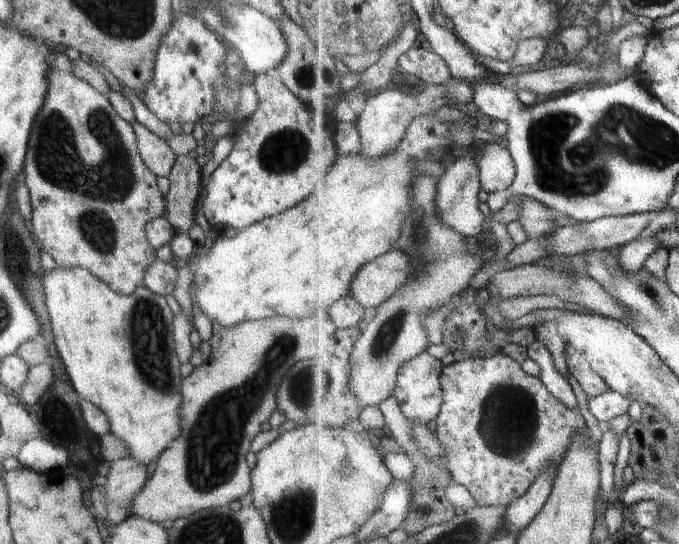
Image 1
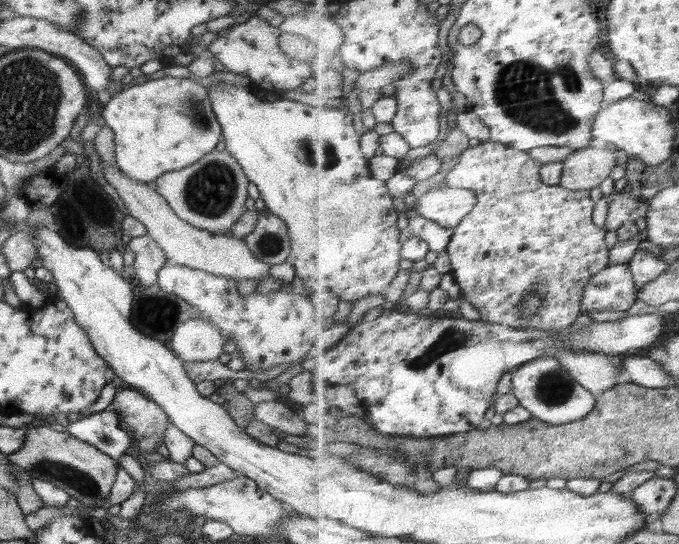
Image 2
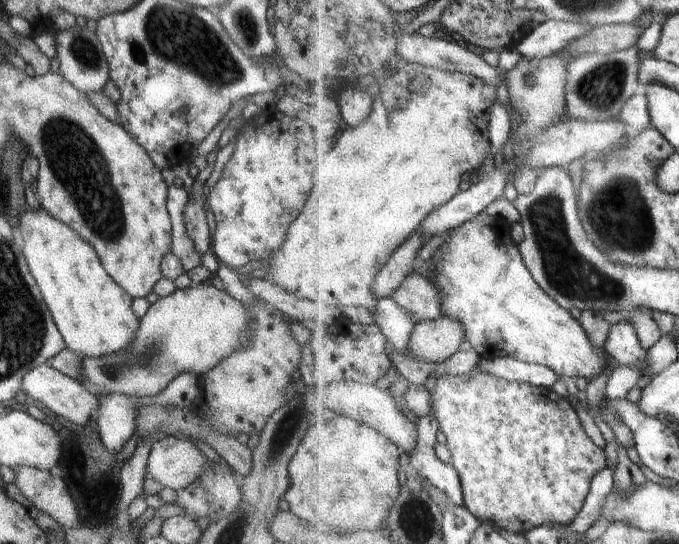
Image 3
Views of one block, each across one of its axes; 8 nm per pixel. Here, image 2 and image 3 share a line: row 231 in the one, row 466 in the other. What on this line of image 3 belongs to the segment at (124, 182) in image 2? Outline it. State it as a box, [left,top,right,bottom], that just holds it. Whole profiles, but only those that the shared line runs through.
[146,436,210,490]

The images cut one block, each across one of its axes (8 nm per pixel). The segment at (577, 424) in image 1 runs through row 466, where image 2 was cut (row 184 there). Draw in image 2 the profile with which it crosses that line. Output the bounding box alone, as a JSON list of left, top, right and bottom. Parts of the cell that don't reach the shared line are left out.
[445,140,611,332]

